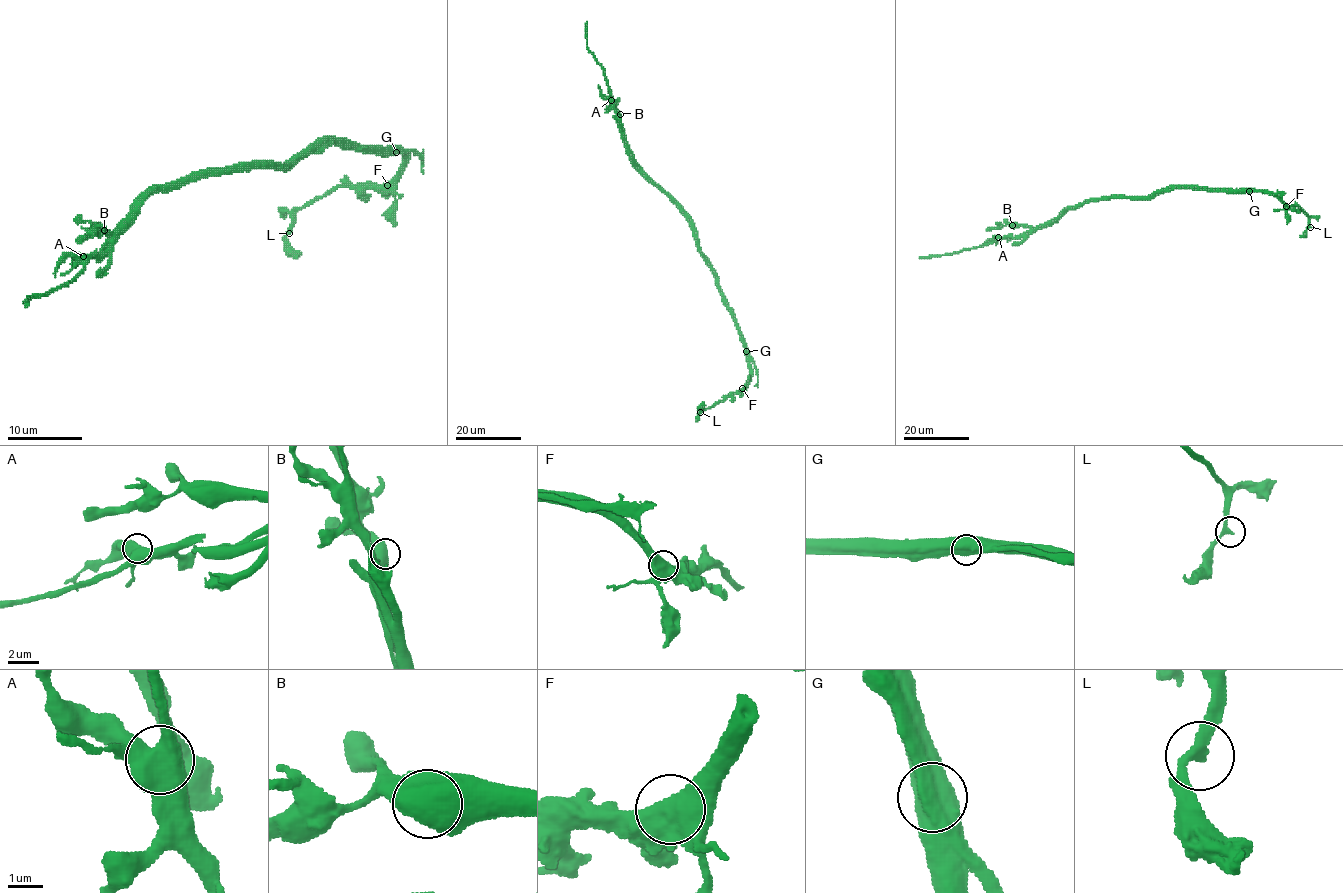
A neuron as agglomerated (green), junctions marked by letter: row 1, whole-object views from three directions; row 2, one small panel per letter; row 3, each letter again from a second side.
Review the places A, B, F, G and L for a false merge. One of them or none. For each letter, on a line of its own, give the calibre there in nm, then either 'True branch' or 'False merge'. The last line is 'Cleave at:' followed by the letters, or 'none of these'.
A: Thickness 650 nm. True branch
B: Thickness 900 nm. True branch
F: Thickness 600 nm. True branch
G: Thickness 900 nm. False merge
L: Thickness 240 nm. True branch
Cleave at: G

